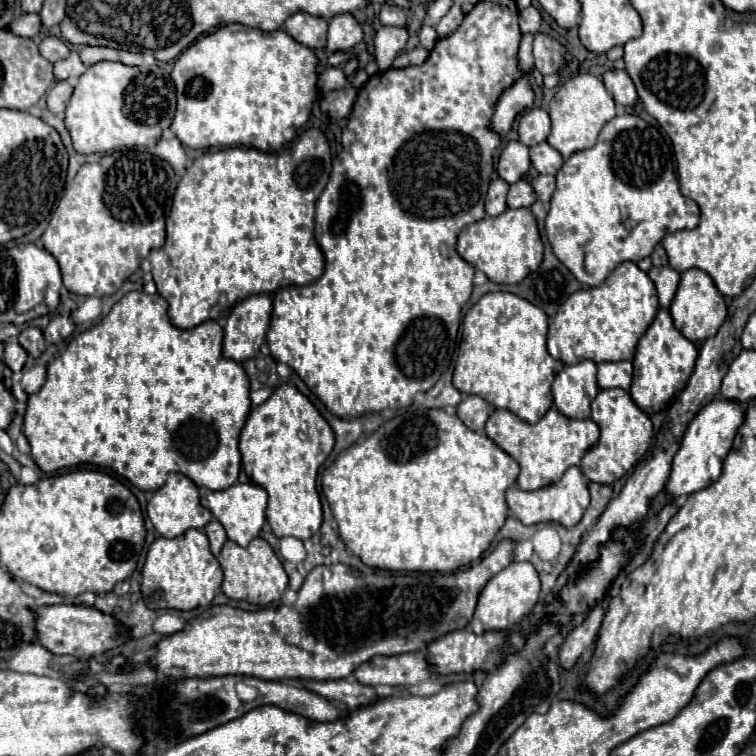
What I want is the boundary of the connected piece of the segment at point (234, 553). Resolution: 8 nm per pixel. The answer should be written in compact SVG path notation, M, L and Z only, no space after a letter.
M254 538L246 548L242 548L242 546L228 540L226 546L222 548L220 556L218 556L218 562L220 562L222 572L224 572L222 592L228 598L268 606L272 602L278 602L282 592L288 586L288 574L286 574L282 562L274 554L270 544L266 540L262 540L262 538Z

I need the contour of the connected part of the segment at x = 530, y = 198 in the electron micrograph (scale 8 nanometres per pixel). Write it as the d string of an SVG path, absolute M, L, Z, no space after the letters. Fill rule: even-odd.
M518 180L510 186L510 192L508 192L510 208L530 208L534 202L536 202L536 192L530 182Z

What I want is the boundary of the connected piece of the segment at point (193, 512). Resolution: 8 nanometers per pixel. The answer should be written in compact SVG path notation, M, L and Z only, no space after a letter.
M174 472L168 476L168 482L154 492L154 496L148 502L148 518L152 520L156 532L164 538L174 538L184 534L190 528L204 528L212 520L212 512L200 504L198 486L184 474Z

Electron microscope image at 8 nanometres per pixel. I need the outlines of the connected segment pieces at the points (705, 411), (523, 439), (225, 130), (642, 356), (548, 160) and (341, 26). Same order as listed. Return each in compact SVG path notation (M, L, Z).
M716 398L692 418L692 422L686 428L680 450L674 456L670 480L666 484L668 492L674 498L694 494L694 490L702 490L702 486L710 486L710 482L718 478L718 474L722 472L722 462L734 442L734 436L744 424L744 416L746 416L746 408L740 402Z
M552 406L546 416L536 424L520 420L510 410L494 410L486 422L486 434L520 464L518 486L522 490L538 490L558 482L566 468L580 466L580 460L586 450L598 442L600 432L594 420L566 418L556 406Z
M226 24L216 32L202 36L178 56L172 68L178 106L170 130L188 148L242 144L264 152L280 152L308 122L314 102L318 100L320 92L316 86L316 66L316 54L308 46L296 42L282 28L274 32L262 32L242 24Z
M660 308L656 318L652 320L652 324L648 326L648 330L644 332L644 336L640 338L638 346L636 346L636 354L634 354L634 376L632 376L632 386L630 386L630 396L634 398L634 402L646 412L646 414L654 414L666 408L666 404L676 398L684 388L686 382L690 378L690 374L694 372L694 364L696 364L696 356L698 350L694 346L692 340L684 338L672 318L670 312Z
M548 142L532 146L530 148L530 160L532 160L532 166L540 174L556 174L564 164L562 154L558 150L554 150Z
M338 14L330 18L328 24L328 52L338 52L338 50L350 50L362 40L362 24L352 16L352 14Z

